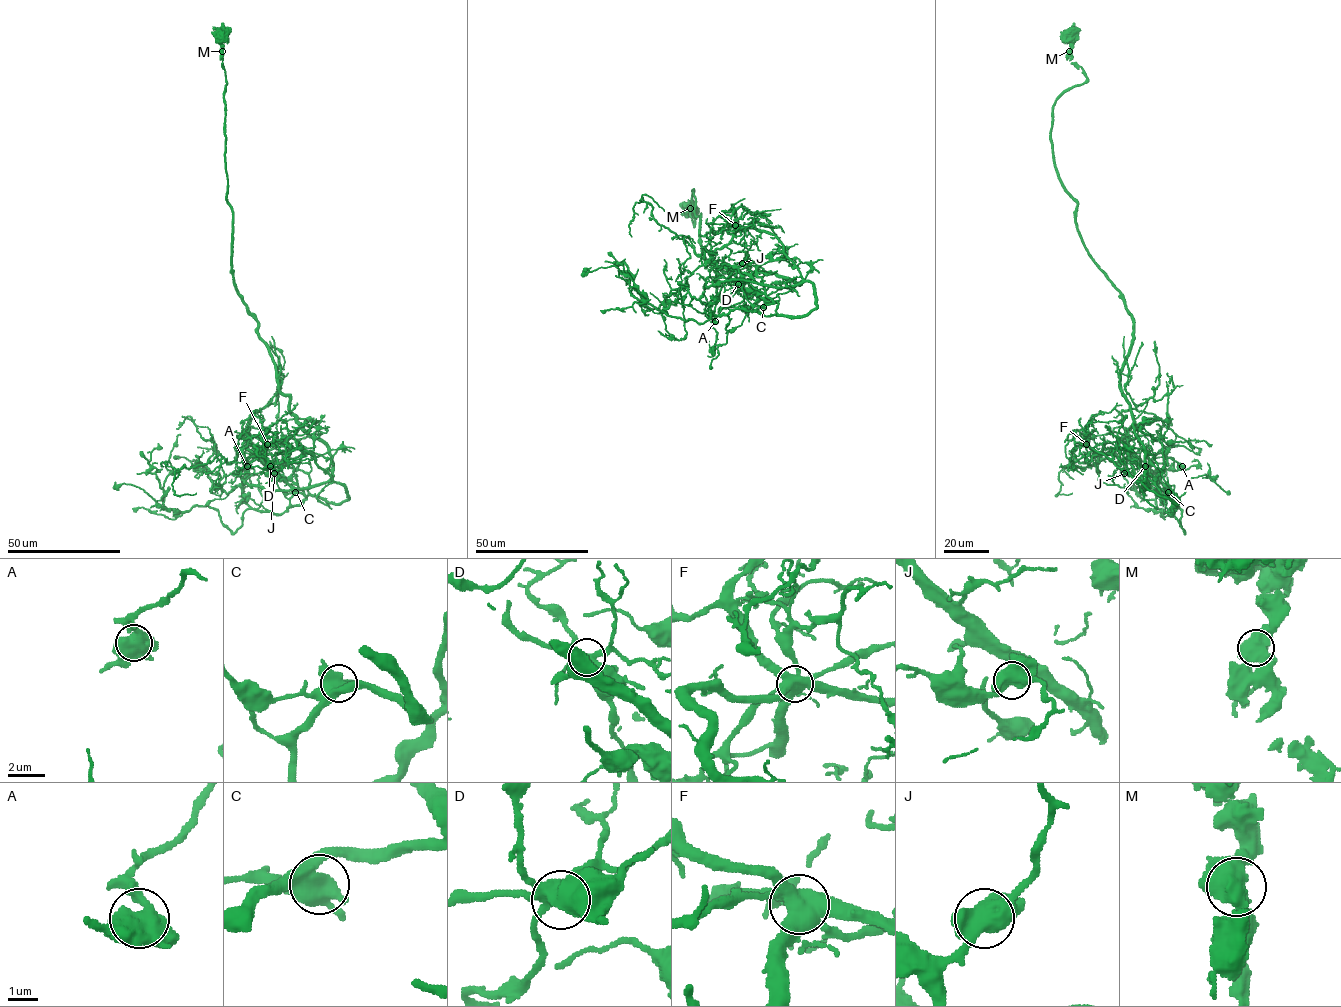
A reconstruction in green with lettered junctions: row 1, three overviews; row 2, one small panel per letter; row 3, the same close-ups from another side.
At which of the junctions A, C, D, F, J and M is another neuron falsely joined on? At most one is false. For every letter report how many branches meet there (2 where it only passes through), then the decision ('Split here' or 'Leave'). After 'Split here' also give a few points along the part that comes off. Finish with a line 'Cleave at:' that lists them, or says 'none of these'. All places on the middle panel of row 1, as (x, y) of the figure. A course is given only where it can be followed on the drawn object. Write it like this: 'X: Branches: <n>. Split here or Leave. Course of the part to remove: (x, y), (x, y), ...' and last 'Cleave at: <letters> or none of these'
A: Branches: 4. Leave
C: Branches: 4. Leave
D: Branches: 5. Leave
F: Branches: 7. Split here. Course of the part to remove: (735, 225), (728, 243), (702, 258), (658, 223), (642, 195), (664, 211)
J: Branches: 4. Leave
M: Branches: 3. Leave
Cleave at: F

